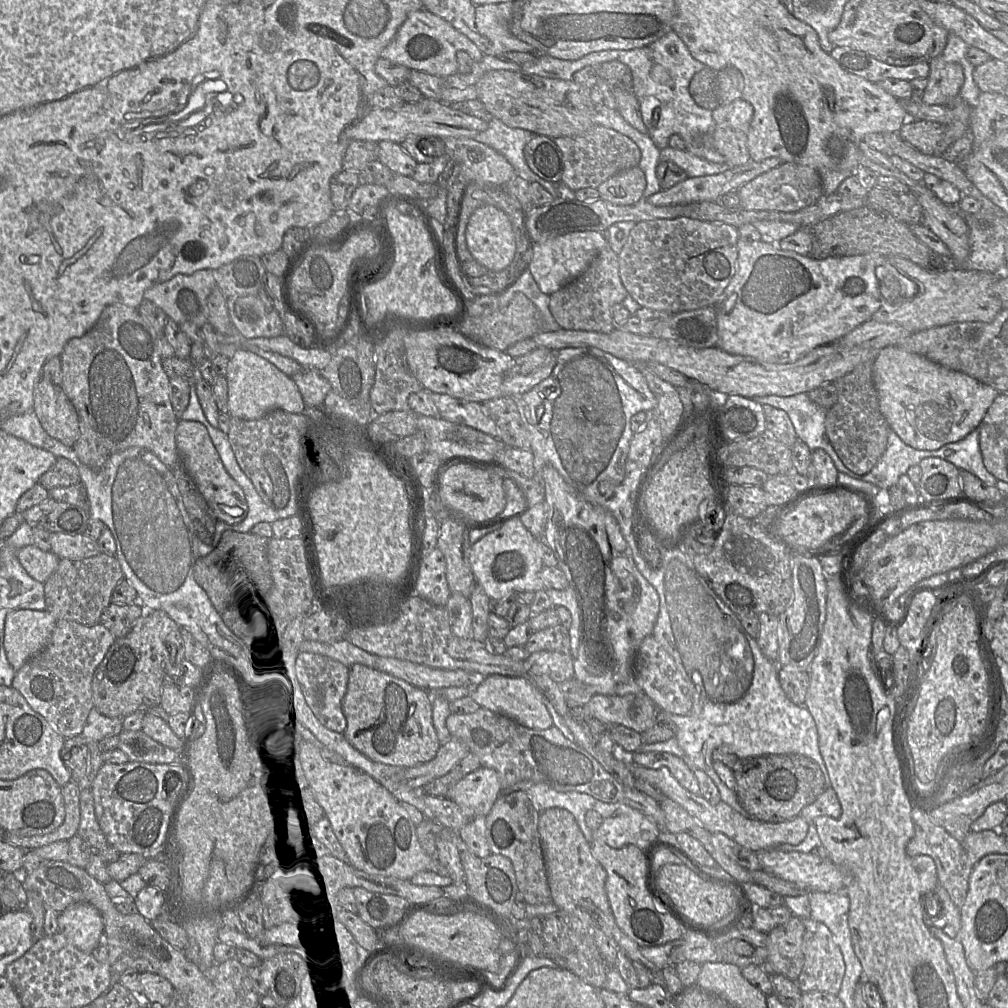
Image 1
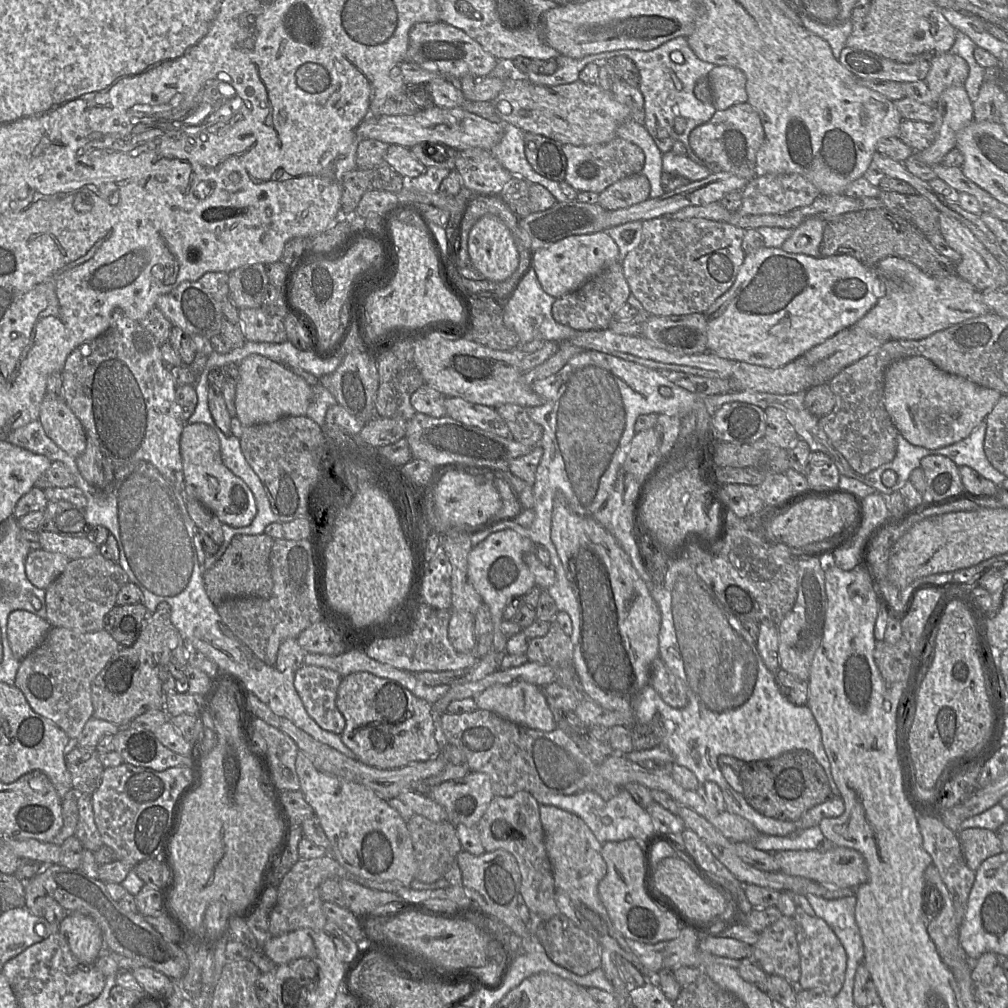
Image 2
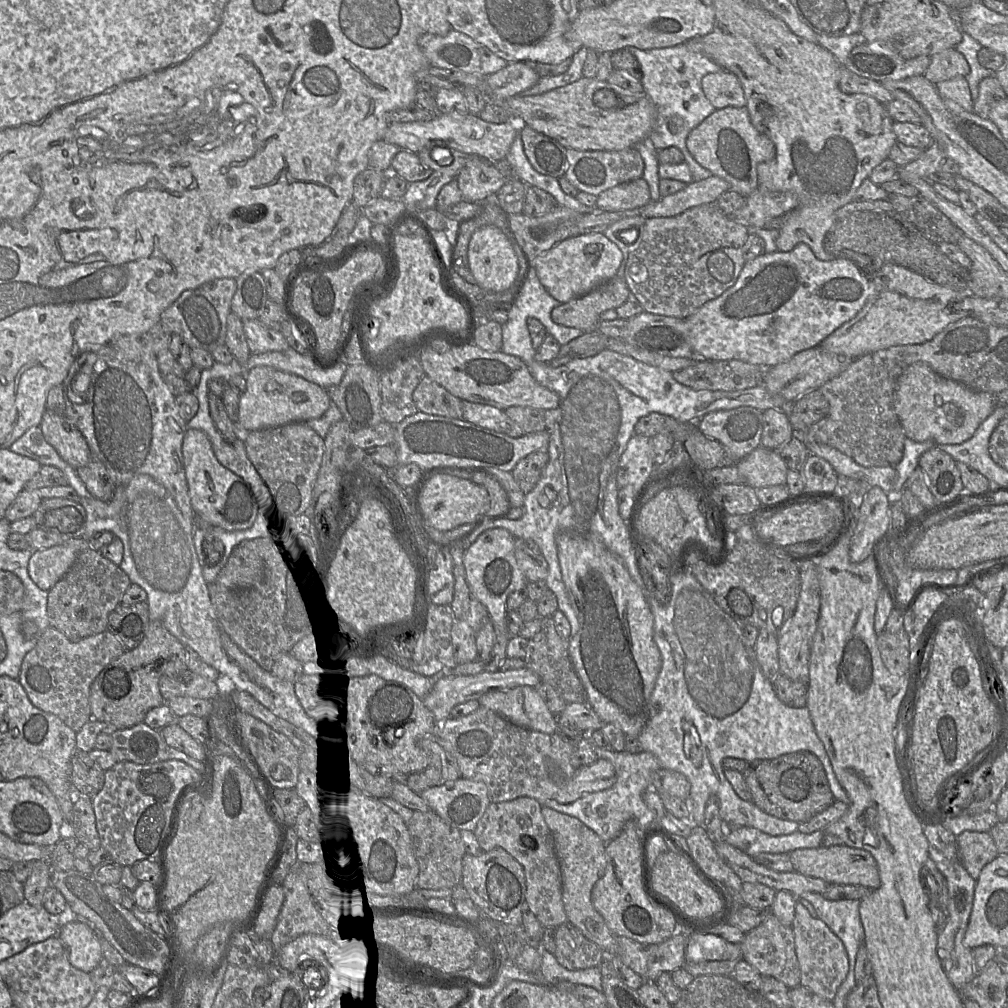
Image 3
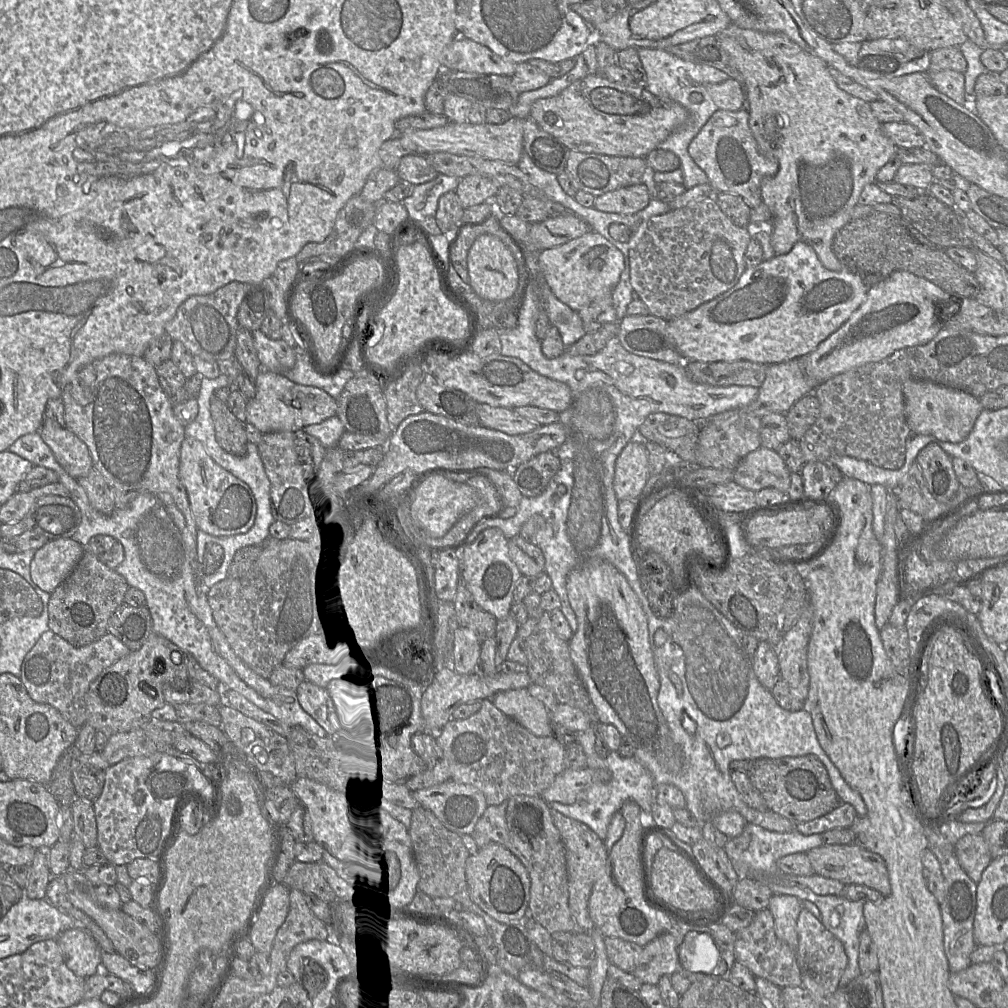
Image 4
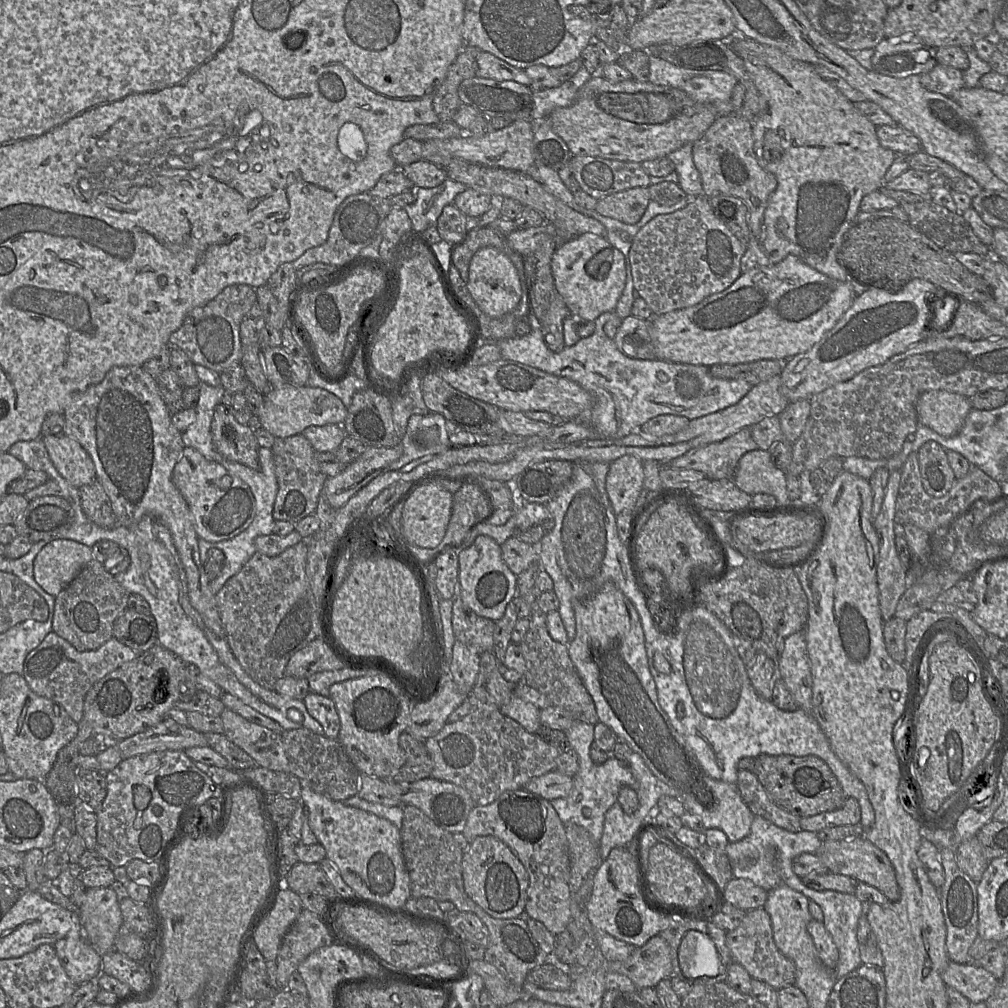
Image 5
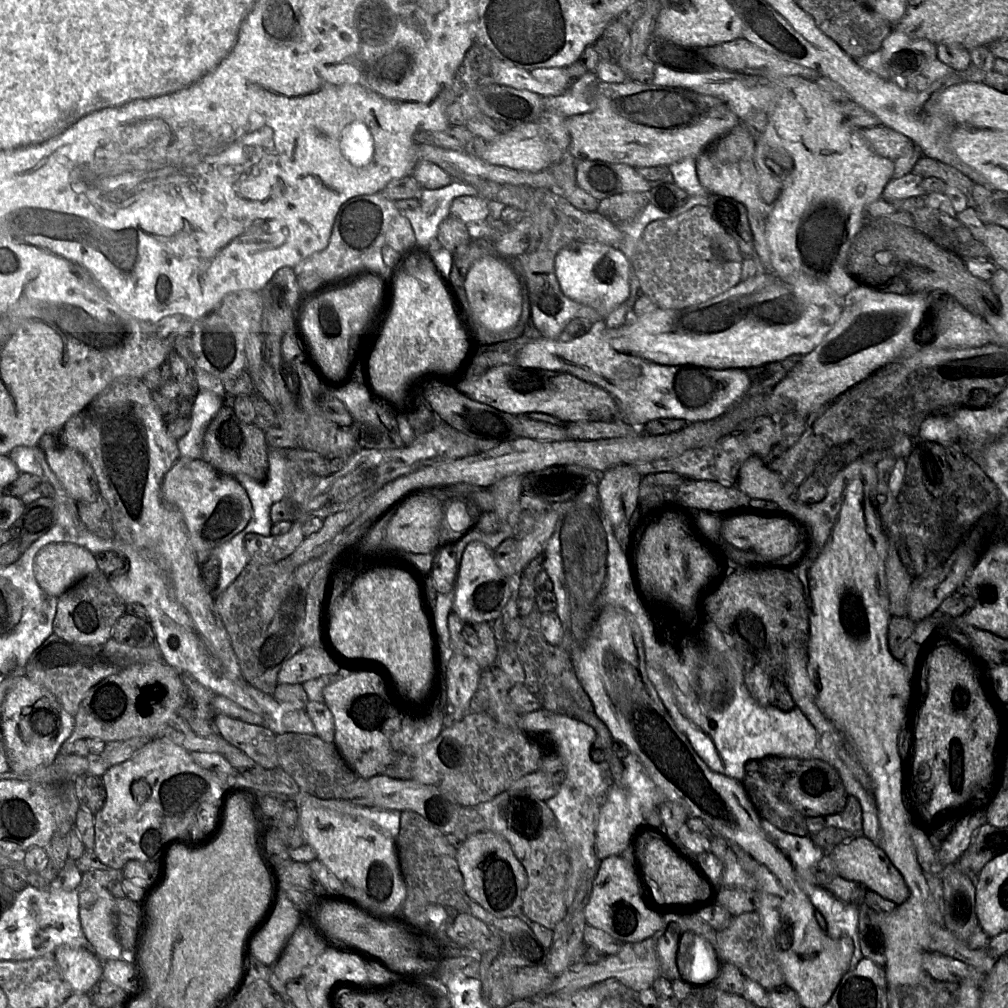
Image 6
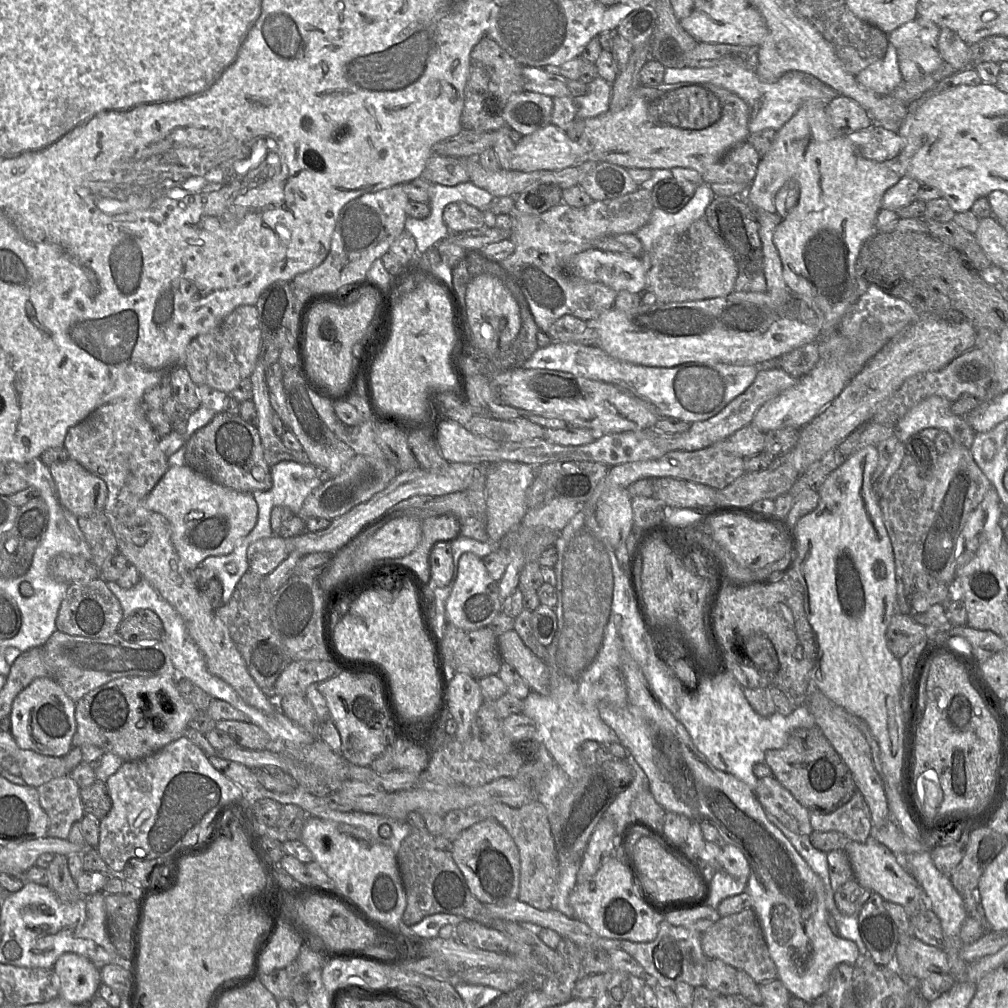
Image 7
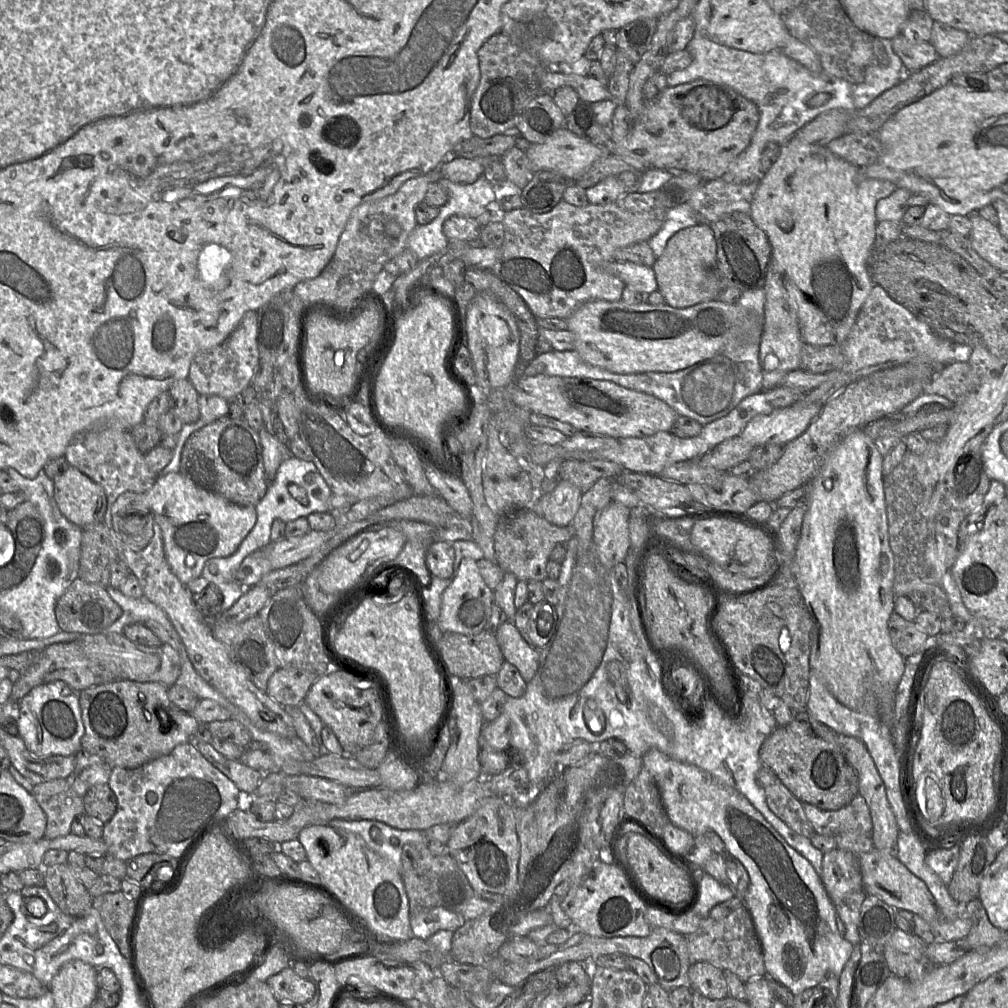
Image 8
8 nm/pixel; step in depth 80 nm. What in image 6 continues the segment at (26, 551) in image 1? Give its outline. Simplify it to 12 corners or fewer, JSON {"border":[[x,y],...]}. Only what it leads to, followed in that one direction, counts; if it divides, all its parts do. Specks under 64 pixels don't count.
{"border":[[48,544],[34,562],[39,586],[59,597],[99,570],[94,554]]}

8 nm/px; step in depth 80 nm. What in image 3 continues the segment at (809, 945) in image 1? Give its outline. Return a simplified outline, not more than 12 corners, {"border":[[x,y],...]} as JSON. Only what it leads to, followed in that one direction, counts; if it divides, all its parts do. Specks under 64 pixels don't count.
{"border":[[799,901],[800,986],[833,1002],[849,970],[842,941]]}

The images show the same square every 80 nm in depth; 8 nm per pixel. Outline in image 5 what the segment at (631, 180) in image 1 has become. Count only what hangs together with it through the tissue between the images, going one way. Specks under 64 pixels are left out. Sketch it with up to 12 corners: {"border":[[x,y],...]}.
{"border":[[649,187],[598,200],[604,217],[635,224],[649,202]]}

